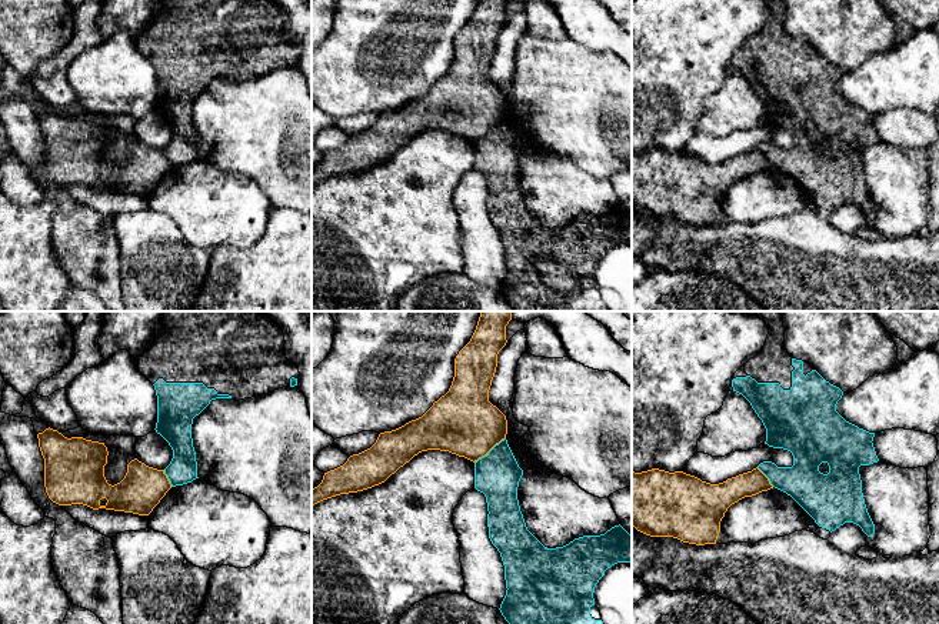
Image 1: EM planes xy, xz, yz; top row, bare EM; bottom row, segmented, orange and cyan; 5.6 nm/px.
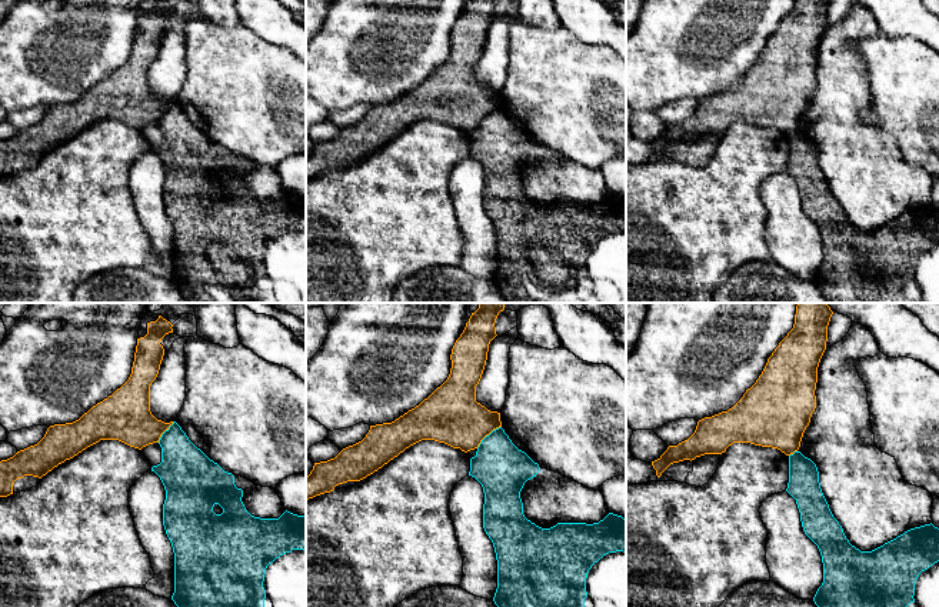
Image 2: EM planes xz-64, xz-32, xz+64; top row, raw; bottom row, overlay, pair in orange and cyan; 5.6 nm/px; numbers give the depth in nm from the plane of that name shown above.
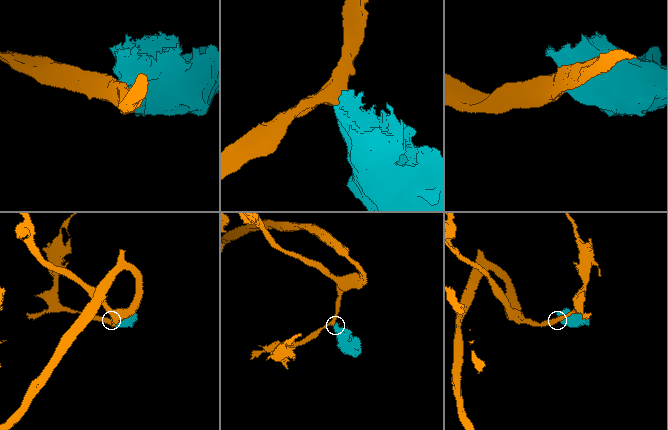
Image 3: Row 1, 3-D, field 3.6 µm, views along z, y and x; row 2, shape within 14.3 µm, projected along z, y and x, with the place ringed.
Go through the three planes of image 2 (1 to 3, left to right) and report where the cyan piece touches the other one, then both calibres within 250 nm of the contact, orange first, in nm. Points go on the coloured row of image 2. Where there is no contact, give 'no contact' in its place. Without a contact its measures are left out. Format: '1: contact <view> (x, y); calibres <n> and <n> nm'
1: contact xz-64 (165, 430); calibres 280 and 280 nm
2: contact xz-32 (488, 434); calibres 320 and 300 nm
3: contact xz+64 (792, 453); calibres 380 and 180 nm

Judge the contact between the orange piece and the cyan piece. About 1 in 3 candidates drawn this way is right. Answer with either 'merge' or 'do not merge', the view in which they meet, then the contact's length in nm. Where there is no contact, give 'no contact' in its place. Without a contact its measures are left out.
do not merge | xz | 240 nm

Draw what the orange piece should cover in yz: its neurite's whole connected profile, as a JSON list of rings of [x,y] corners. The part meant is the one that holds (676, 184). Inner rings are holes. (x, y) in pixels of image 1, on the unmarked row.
[[[757,147],[719,164],[683,151],[632,151],[632,207],[650,217],[716,224],[727,188],[770,168],[769,158]]]

